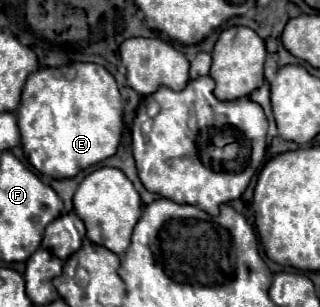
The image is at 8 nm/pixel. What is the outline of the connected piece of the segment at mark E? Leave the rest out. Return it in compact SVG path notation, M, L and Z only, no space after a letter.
M75 62L62 67L42 67L32 73L24 85L22 103L16 117L28 163L38 173L50 175L54 179L74 177L82 169L112 157L118 149L122 135L122 99L116 81L102 65L96 63Z

